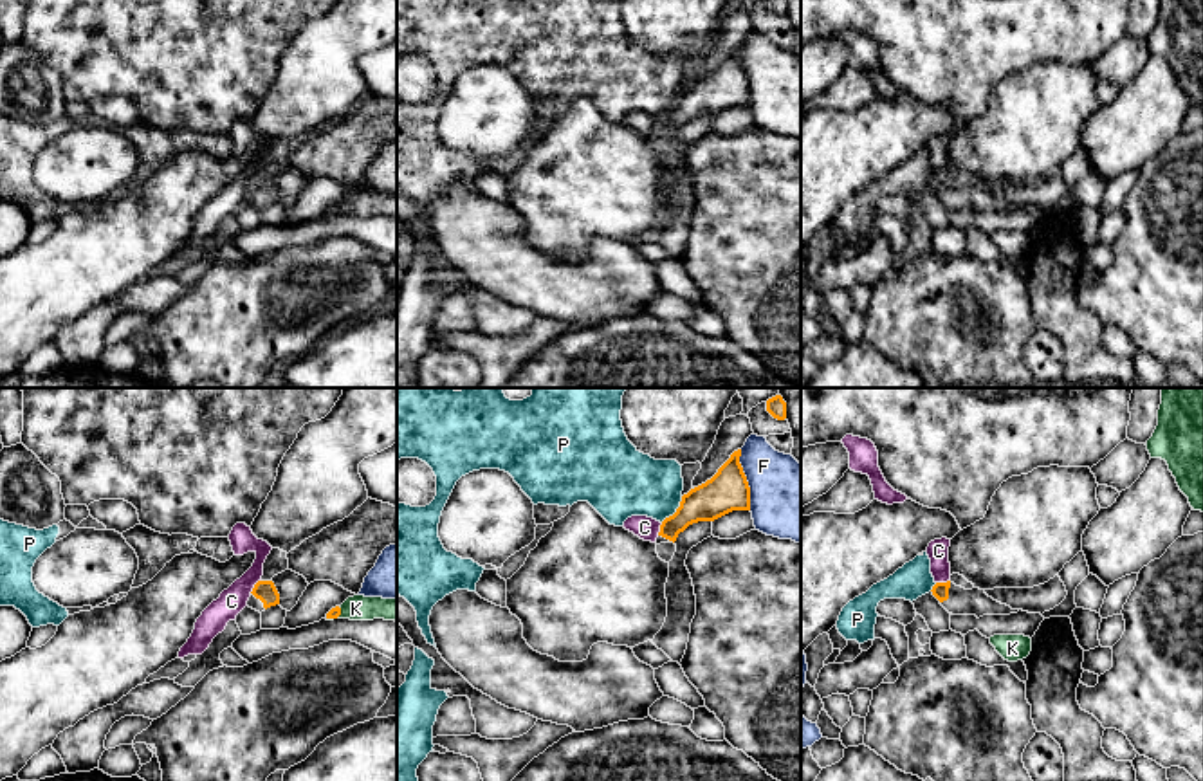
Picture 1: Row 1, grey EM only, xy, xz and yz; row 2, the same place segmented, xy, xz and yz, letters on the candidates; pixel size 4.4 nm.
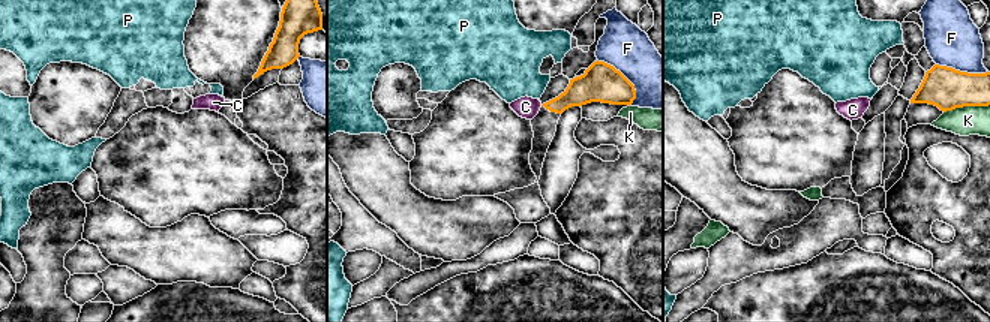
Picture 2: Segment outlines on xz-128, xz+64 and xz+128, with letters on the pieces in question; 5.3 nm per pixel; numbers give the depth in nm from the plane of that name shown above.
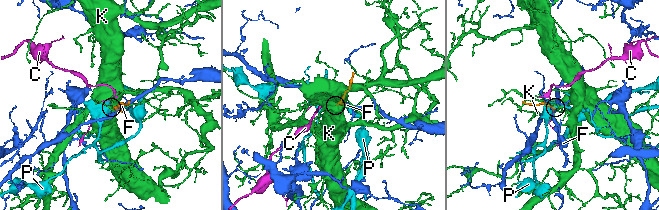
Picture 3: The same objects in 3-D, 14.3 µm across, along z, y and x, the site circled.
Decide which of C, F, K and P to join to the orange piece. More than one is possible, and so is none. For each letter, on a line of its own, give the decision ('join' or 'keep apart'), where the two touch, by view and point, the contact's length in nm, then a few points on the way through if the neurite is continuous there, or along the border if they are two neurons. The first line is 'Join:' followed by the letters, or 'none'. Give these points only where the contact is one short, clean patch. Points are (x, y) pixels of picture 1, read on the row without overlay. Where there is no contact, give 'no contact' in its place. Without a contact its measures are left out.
Join: none
C: keep apart | xy (255, 183) | 80 nm | along xy (260, 175), (249, 188)
F: keep apart | xz (745, 76) | 280 nm
K: keep apart | xy (339, 208) | 60 nm | along xy (339, 202), (336, 213)
P: keep apart | xz (677, 107) | 160 nm | along xz (682, 92), (677, 105), (661, 118)

